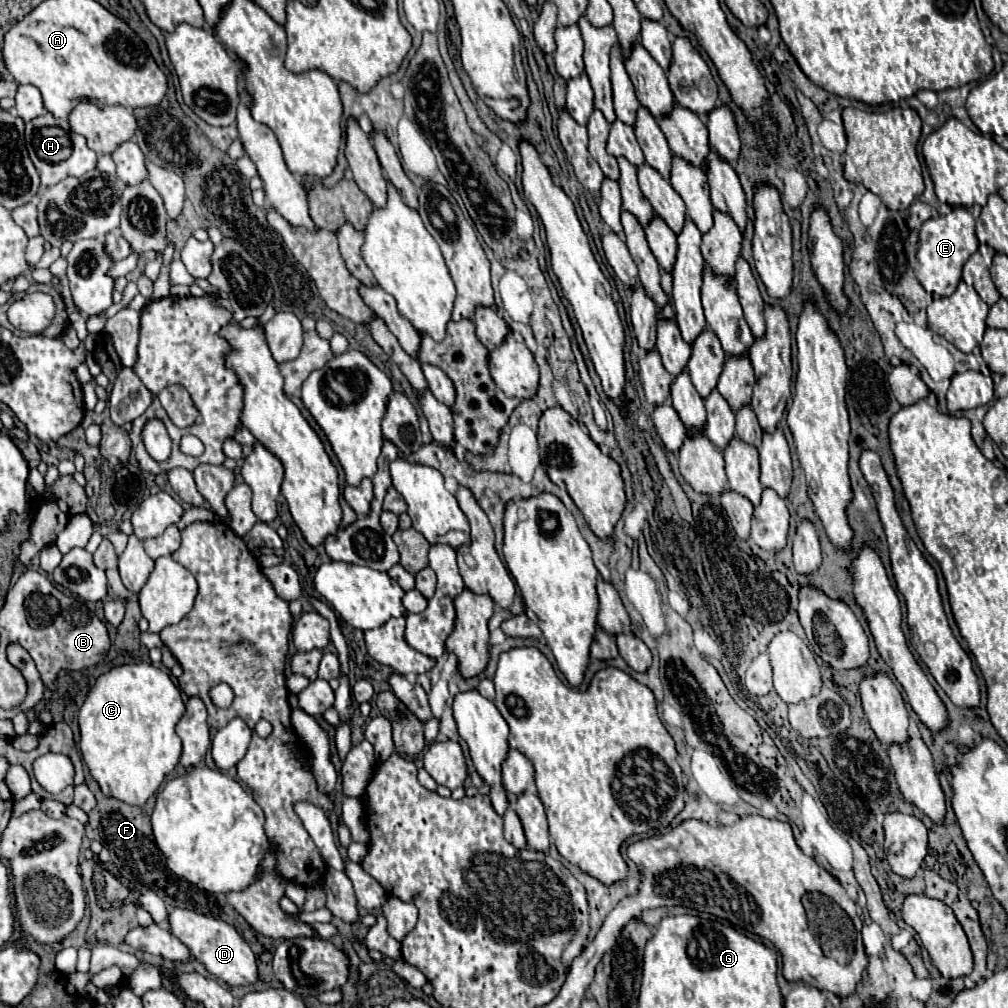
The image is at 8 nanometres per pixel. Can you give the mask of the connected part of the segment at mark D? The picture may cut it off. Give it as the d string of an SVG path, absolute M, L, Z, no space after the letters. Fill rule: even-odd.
M180 907L170 909L168 925L170 925L170 933L174 937L178 937L190 949L190 953L198 961L202 961L204 967L218 979L226 981L228 985L250 985L256 981L256 977L258 977L256 957L254 957L250 945L240 937L240 933L232 925L228 925L220 919L190 911L190 909L180 909Z

